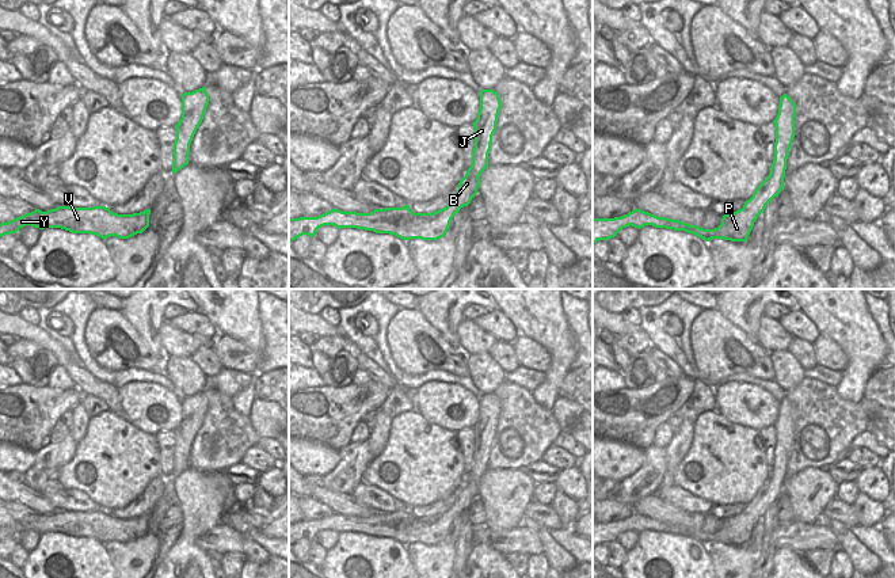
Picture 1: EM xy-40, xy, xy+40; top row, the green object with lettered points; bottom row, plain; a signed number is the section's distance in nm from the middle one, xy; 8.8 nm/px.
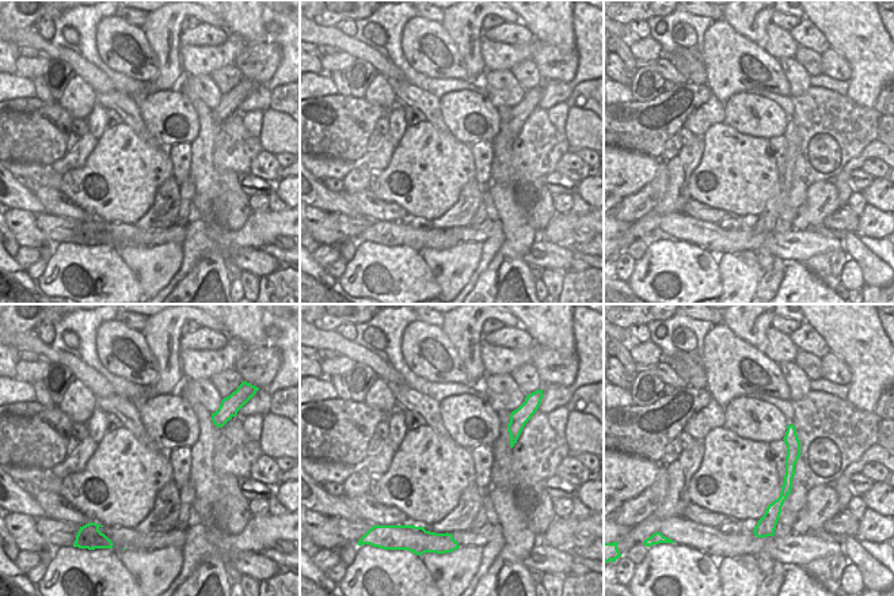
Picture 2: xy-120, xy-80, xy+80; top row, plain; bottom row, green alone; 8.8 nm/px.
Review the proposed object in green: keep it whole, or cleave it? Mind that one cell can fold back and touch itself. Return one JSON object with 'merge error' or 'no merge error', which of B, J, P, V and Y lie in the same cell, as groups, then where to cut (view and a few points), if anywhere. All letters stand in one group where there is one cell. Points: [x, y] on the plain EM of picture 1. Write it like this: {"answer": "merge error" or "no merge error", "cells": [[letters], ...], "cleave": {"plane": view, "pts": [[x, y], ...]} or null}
{"answer": "no merge error", "cells": [["B", "J", "P", "V", "Y"]], "cleave": null}

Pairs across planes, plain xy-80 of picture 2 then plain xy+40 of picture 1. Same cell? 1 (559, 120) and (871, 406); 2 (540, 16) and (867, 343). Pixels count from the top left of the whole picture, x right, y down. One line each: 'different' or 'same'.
1: different
2: same

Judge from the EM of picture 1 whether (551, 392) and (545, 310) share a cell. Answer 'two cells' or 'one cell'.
one cell

